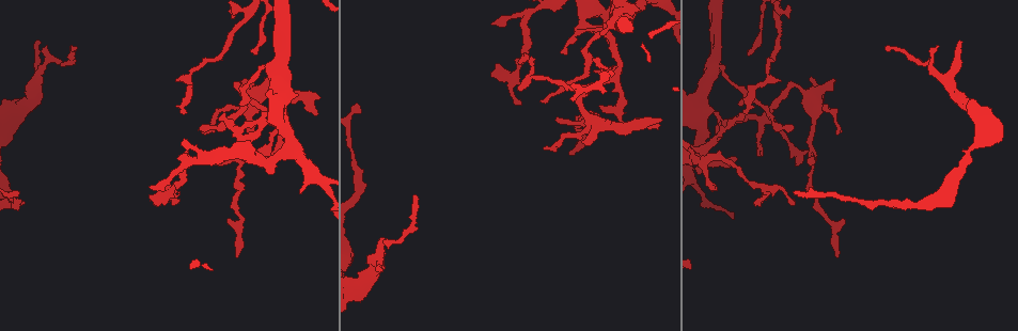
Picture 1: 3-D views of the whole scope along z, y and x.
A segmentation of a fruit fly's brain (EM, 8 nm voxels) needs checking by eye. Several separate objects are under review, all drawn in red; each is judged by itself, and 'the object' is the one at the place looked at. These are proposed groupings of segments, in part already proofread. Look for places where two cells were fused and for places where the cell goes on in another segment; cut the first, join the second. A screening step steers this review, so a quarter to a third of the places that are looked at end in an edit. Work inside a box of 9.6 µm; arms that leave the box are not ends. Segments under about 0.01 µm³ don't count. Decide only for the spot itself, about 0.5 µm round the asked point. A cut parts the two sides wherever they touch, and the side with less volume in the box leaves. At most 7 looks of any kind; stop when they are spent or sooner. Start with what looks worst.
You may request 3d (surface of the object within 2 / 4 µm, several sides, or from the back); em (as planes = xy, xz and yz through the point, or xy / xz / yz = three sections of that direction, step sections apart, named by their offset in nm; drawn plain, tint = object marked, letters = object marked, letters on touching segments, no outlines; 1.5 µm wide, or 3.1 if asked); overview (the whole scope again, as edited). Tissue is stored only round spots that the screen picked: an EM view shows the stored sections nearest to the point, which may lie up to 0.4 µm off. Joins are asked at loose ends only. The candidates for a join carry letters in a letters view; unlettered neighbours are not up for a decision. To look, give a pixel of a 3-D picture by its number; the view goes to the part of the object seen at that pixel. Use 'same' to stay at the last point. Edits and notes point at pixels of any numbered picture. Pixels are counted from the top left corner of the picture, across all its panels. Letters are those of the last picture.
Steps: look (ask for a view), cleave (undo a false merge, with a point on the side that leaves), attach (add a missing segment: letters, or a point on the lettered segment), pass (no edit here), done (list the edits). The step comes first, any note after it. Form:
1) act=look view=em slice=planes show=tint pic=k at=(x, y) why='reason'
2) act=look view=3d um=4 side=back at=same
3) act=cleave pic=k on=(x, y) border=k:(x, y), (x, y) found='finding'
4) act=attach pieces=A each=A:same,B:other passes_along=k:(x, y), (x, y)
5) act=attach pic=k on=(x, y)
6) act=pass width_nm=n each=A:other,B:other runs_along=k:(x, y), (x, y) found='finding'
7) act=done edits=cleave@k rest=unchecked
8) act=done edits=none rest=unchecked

act=look view=em slice=planes show=letters pic=1 at=(619, 70) why='sharp bend'

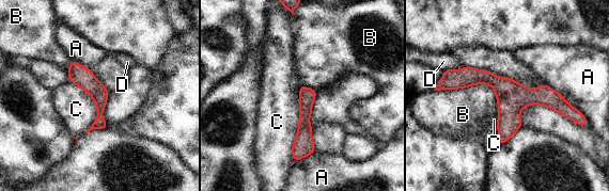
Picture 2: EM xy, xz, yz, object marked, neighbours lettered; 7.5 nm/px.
act=pass width_nm=130 each=A:other,B:other,C:other,D:other border=2:(301, 85), (298, 131), (290, 165) found='one cell here'

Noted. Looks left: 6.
act=look view=3d um=4 pic=1 at=(39, 43) why='tapers out'

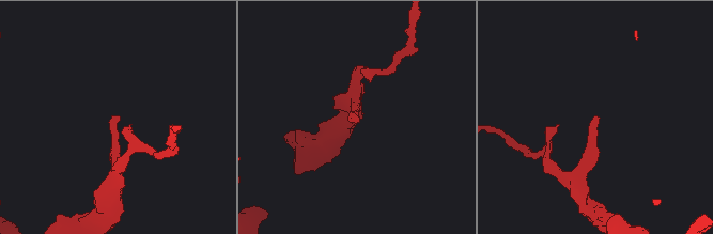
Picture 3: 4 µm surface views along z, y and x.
act=look view=em slice=planes show=tint pic=3 at=(597, 115)

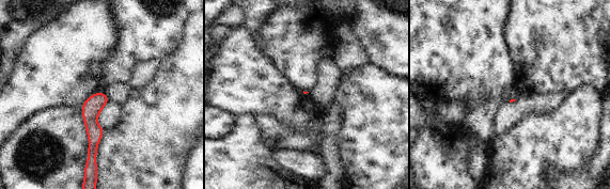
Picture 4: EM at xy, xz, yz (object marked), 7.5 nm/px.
act=look view=em slice=planes show=letters at=same

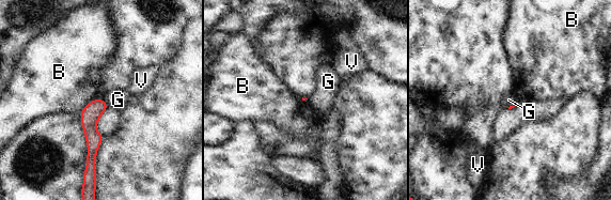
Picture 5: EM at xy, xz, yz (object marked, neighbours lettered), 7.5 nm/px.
act=pass each=B:other,G:other,V:other runs_along=5:(99, 101), (91, 113), (89, 164) found='none of them fits'

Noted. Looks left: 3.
act=look view=3d um=4 pic=1 at=(796, 194) why='free end'

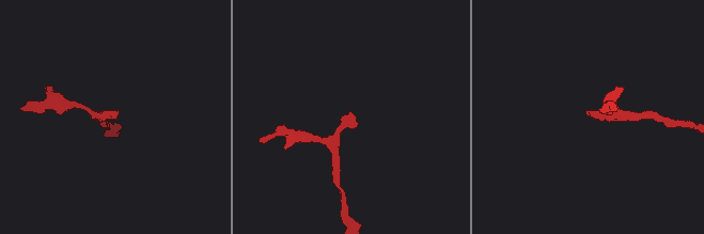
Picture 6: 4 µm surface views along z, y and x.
act=look view=em slice=planes show=tint pic=6 at=(587, 114)

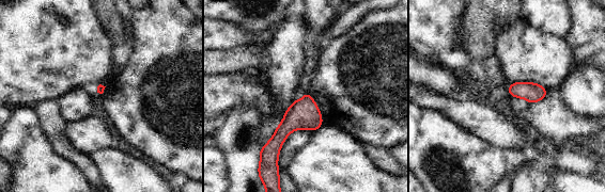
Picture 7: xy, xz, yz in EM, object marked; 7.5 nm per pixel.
act=look view=em slice=planes show=letters at=same why='what lies round it'

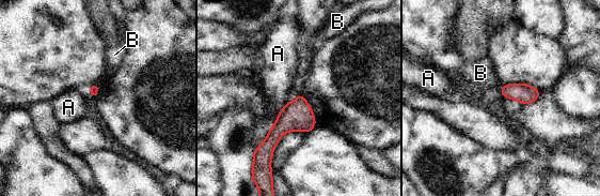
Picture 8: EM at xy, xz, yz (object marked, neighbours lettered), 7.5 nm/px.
act=pass each=A:other,B:other border=8:(502, 86), (500, 89) found='none of them fits'

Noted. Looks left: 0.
act=done edits=none rest=unchecked

